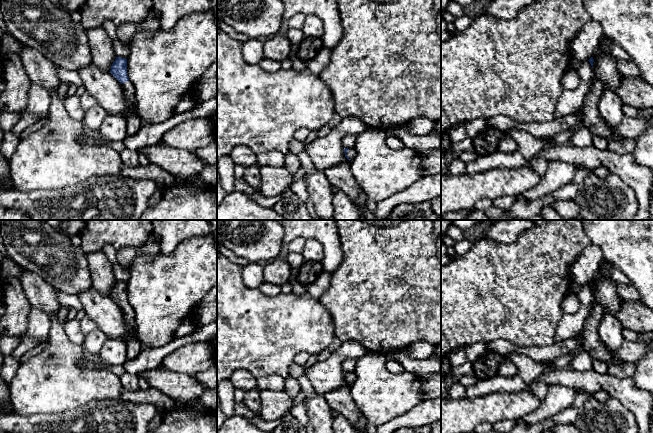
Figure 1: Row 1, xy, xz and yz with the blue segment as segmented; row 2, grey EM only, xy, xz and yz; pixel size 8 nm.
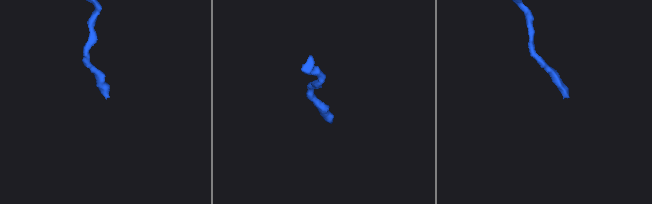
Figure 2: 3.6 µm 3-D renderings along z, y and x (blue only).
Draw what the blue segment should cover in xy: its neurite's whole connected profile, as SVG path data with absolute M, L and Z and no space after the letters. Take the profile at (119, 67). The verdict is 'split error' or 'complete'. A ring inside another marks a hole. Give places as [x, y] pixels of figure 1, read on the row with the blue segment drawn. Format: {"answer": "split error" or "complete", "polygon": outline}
{"answer": "split error", "polygon": "M116 57L111 66L110 73L121 83L125 99L131 104L136 105L135 90L127 75L127 59Z"}

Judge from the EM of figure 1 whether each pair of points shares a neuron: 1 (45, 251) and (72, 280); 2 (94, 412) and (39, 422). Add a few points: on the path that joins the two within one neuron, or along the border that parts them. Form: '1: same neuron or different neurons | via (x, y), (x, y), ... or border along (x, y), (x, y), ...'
1: same neuron | via (52, 258), (67, 273)
2: same neuron | via (80, 422), (53, 422)

